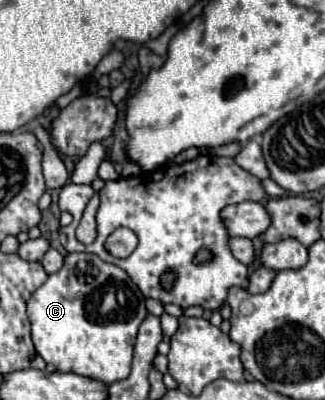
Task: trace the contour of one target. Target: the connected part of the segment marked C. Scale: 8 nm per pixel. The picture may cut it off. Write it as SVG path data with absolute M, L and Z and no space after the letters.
M68 252L64 256L64 266L50 274L48 280L30 296L26 309L32 324L32 342L46 364L56 366L60 372L74 372L102 384L128 378L136 334L146 318L146 306L144 298L136 296L136 300L126 300L126 306L122 306L122 316L86 316L84 306L88 296L104 288L108 282L126 282L128 290L134 294L130 278L118 266L104 264L96 254Z

